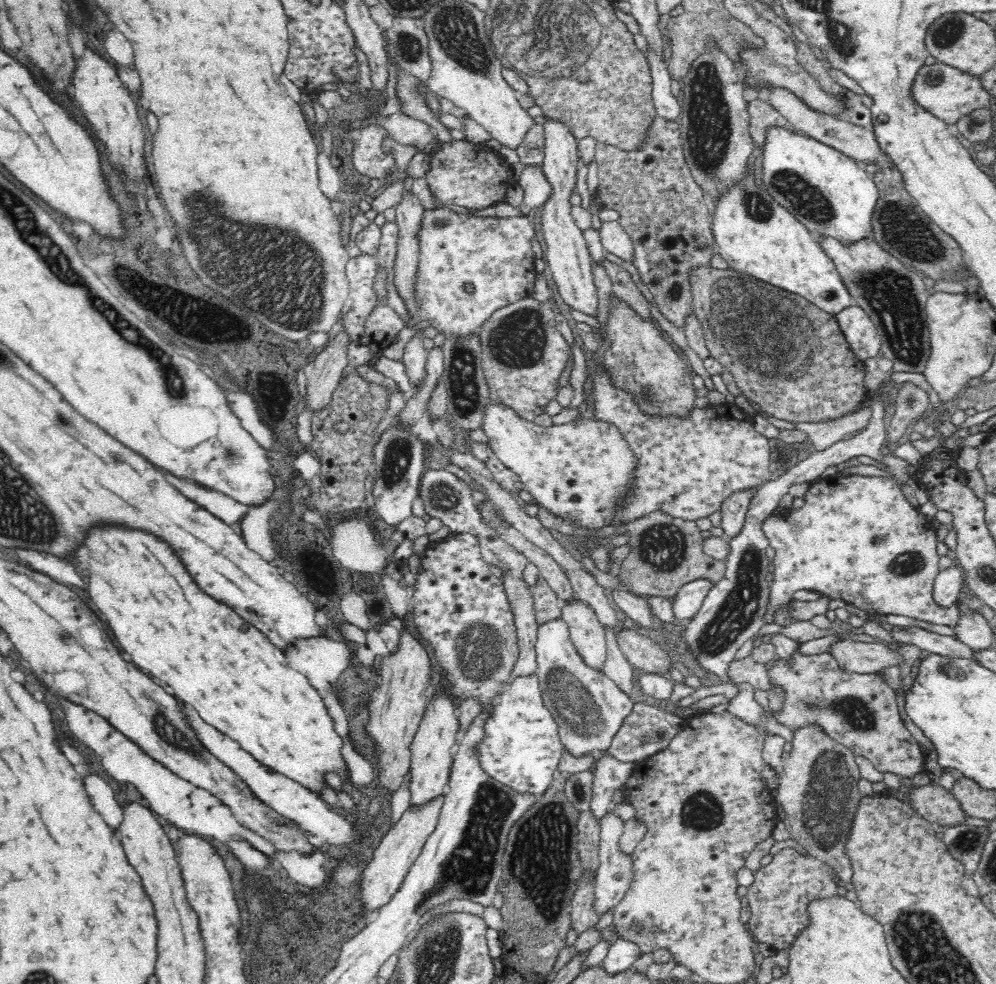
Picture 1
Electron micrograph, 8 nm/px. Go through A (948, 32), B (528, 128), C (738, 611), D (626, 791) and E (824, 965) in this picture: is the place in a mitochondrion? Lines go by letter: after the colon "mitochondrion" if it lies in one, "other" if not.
A: mitochondrion
B: other
C: mitochondrion
D: other
E: mitochondrion

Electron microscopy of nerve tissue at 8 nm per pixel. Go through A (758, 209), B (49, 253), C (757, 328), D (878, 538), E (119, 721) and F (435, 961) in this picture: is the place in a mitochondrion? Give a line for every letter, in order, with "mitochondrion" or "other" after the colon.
A: mitochondrion
B: mitochondrion
C: mitochondrion
D: mitochondrion
E: other
F: mitochondrion

